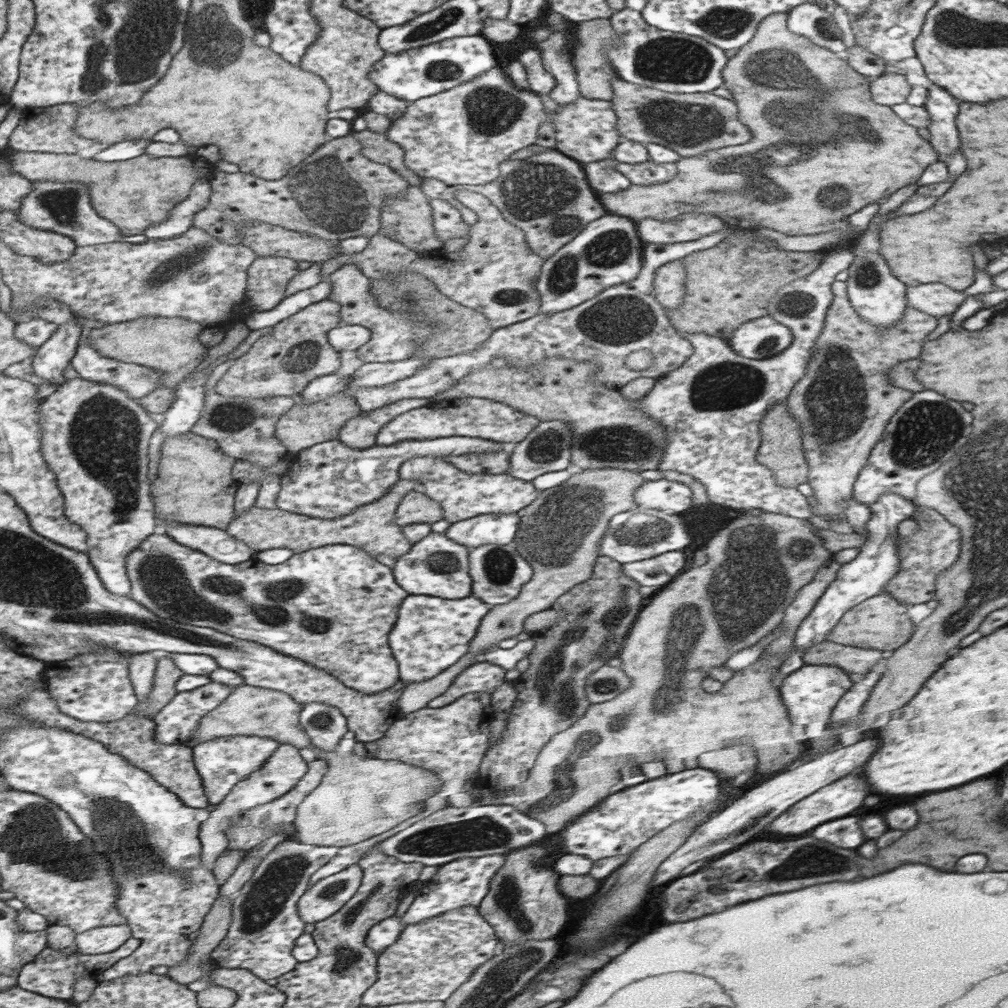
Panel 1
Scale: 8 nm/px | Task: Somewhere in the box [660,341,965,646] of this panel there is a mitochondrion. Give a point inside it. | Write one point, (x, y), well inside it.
(836, 401)

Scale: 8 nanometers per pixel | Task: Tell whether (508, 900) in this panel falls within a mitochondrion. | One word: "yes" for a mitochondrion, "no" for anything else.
yes

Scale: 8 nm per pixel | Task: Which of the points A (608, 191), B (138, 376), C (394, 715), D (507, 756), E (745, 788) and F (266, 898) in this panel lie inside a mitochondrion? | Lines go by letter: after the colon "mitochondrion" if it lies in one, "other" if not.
A: other
B: mitochondrion
C: other
D: other
E: other
F: mitochondrion

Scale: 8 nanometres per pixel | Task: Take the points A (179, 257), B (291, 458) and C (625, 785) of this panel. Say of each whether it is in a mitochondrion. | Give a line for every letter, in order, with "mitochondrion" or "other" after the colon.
A: mitochondrion
B: other
C: other

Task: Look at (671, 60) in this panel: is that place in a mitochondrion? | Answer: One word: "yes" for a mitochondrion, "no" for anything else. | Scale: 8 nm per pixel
yes

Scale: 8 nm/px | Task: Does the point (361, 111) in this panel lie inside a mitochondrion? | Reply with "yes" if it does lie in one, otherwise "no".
no

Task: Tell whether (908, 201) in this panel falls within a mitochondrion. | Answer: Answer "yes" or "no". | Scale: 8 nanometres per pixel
no

